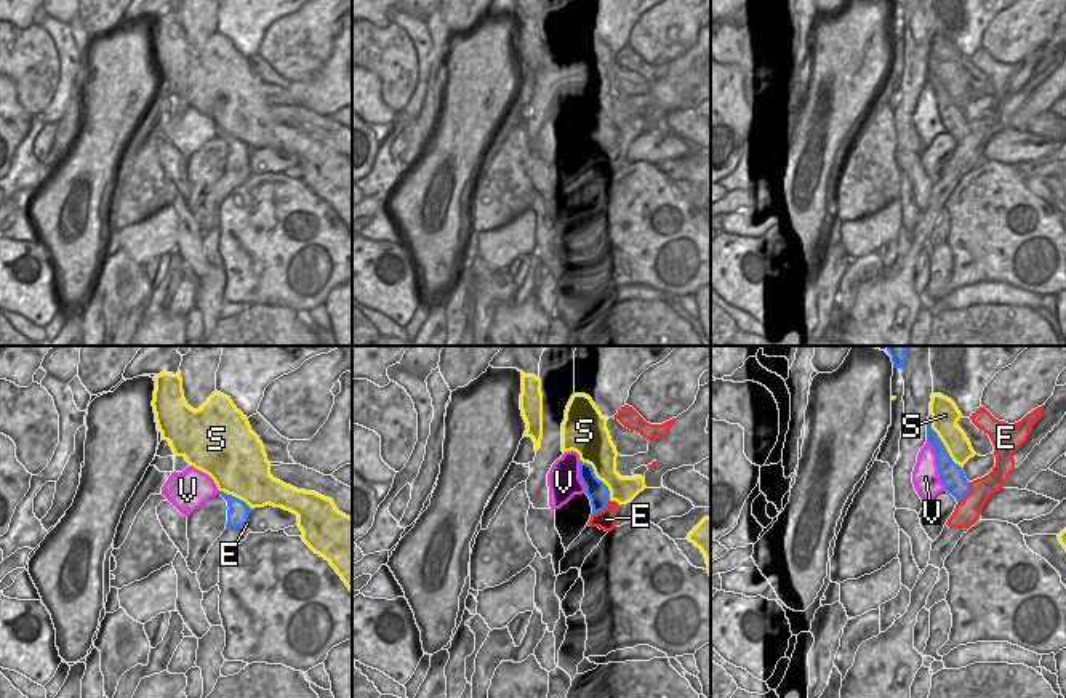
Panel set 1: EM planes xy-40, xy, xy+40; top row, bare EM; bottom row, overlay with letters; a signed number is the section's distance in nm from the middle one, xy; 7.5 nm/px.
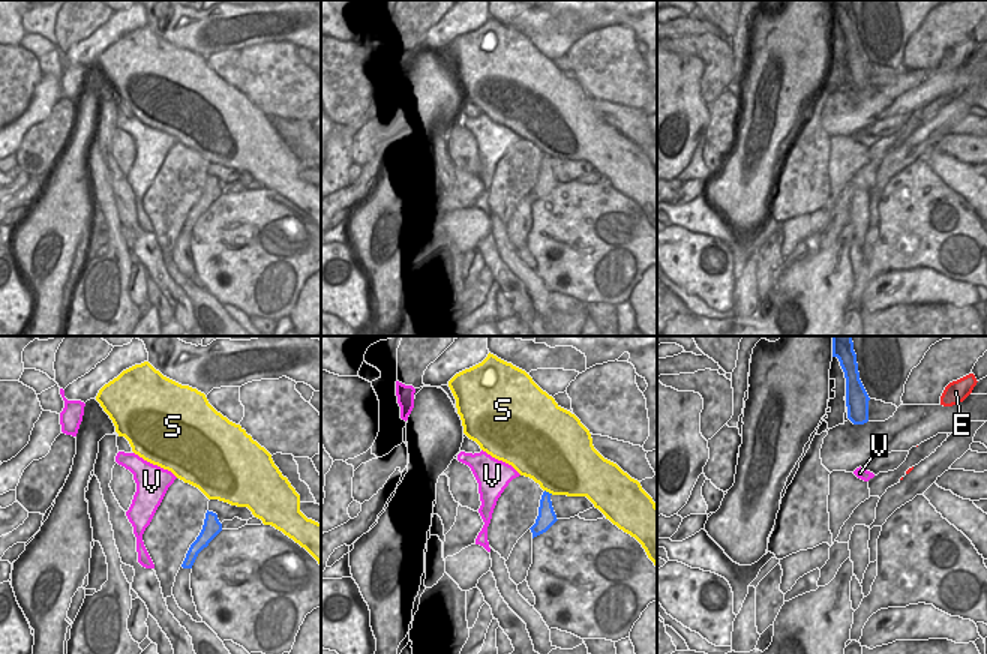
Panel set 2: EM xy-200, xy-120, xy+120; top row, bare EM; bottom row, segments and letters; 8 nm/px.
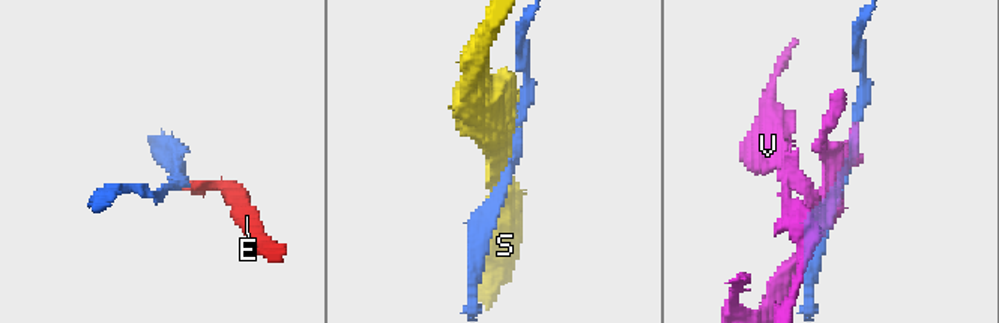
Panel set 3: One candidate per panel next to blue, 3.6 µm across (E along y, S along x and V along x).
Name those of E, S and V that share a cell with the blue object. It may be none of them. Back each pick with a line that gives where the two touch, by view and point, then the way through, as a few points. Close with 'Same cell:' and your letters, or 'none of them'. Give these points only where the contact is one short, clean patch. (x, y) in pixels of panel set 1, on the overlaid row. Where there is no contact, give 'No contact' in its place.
Same cell: none of them.

